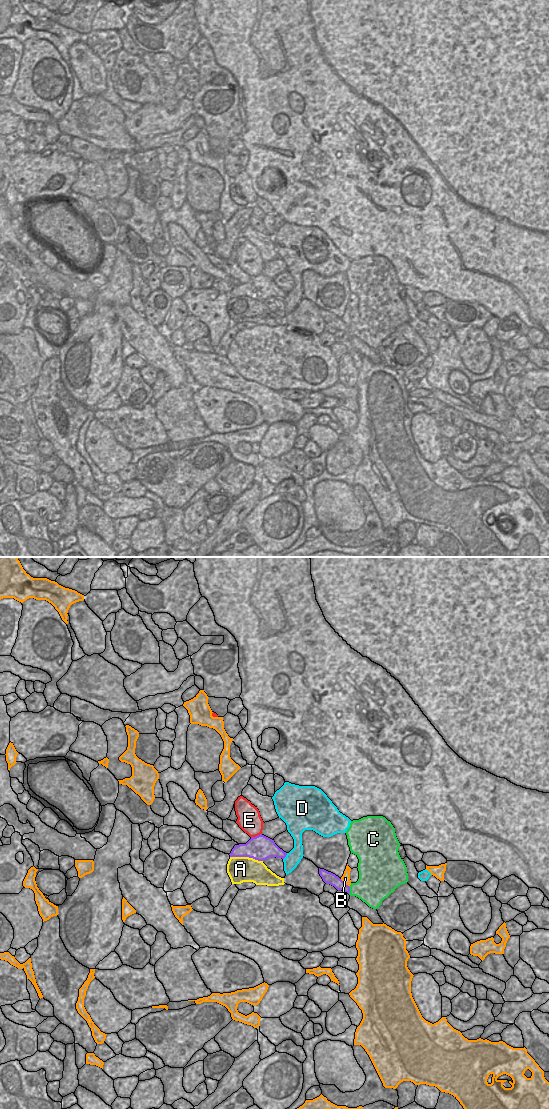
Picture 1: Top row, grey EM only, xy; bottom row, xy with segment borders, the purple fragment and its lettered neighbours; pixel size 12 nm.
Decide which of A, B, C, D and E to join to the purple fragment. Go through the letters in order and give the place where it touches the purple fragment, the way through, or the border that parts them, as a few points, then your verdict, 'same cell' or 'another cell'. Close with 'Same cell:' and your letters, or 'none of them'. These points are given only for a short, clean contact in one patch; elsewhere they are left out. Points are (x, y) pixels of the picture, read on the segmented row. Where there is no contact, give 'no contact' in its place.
A: contact xy (246, 856); another cell
B: contact xy (343, 882); another cell
C: contact xy (349, 890); way xy (332, 879), (349, 890), (369, 888); same cell
D: contact xy (285, 856); border xy (287, 853), (283, 859); another cell
E: contact xy (256, 836); another cell
Same cell: C

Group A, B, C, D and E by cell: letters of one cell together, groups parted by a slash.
A / B / C / D / E

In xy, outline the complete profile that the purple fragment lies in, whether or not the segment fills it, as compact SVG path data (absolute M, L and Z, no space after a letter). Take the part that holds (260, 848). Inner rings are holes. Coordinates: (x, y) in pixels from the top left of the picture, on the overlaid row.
M260 834L251 837L246 844L235 845L229 855L230 857L249 857L264 861L270 857L284 859L287 853L280 849L274 840Z

